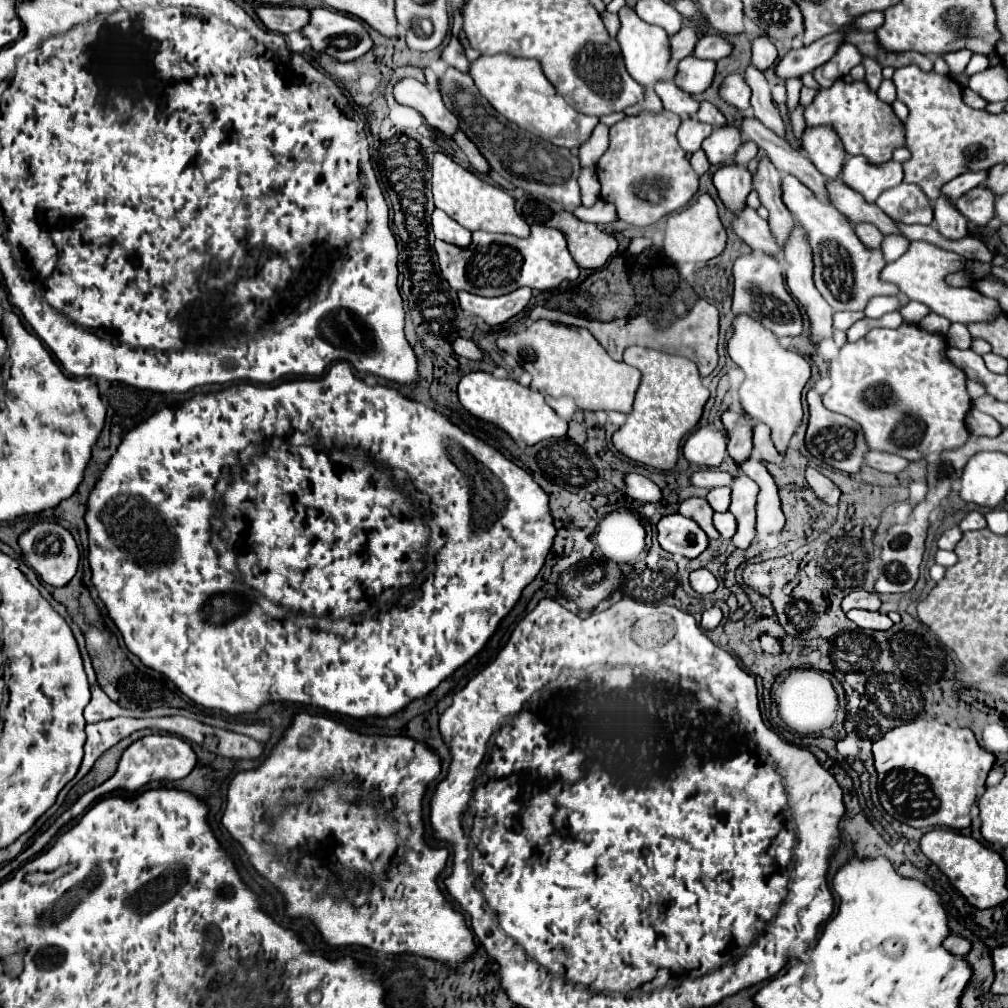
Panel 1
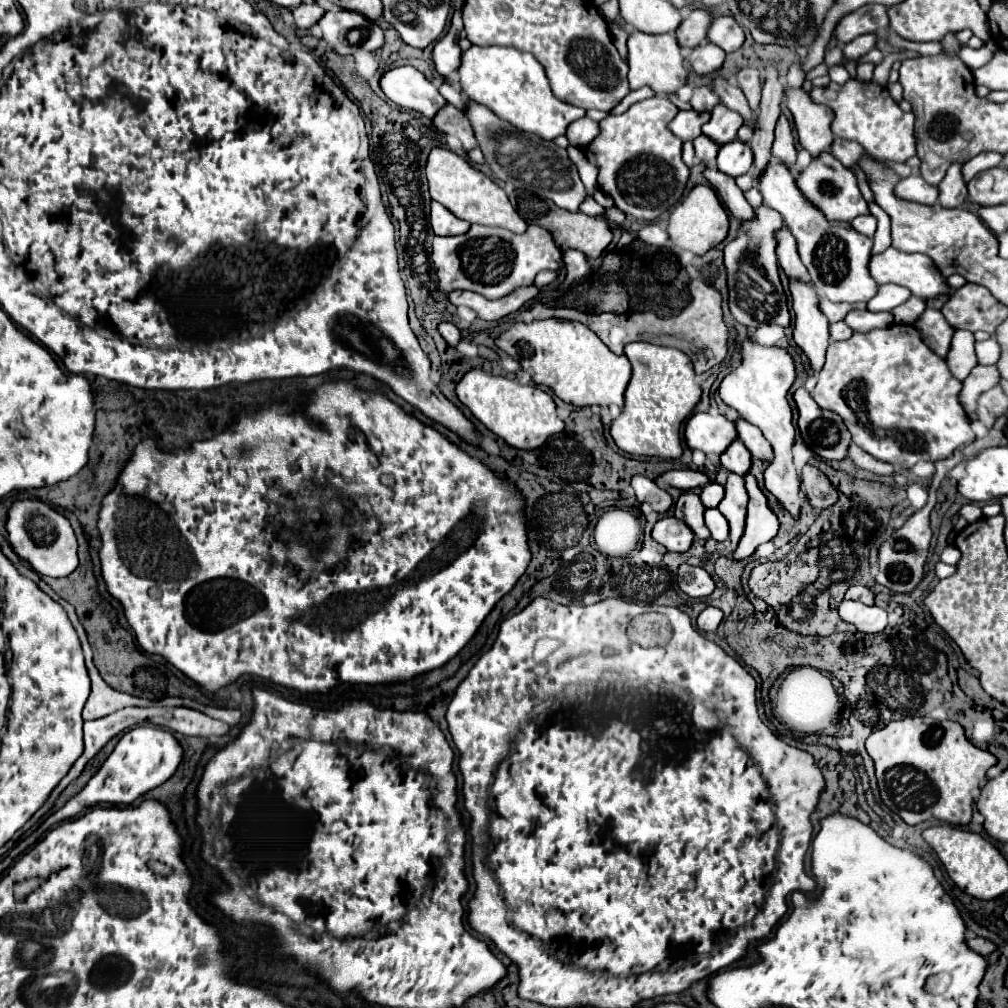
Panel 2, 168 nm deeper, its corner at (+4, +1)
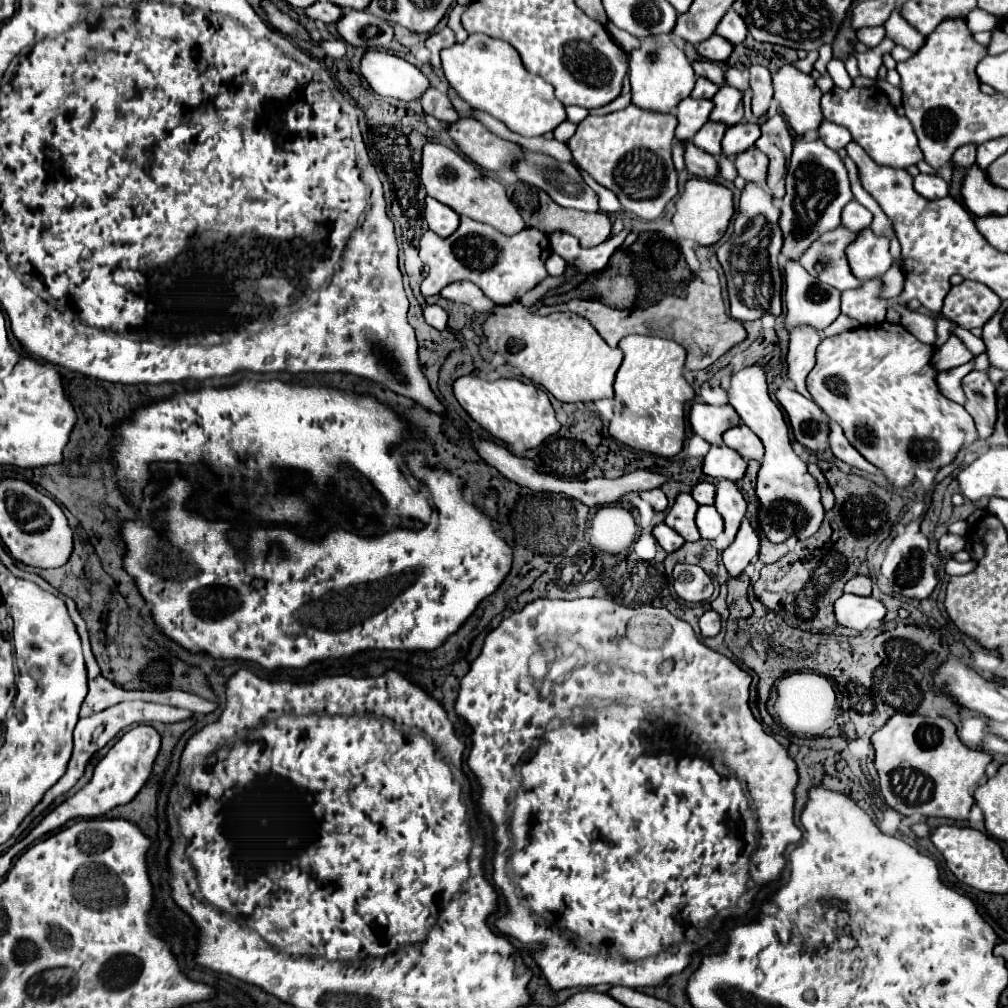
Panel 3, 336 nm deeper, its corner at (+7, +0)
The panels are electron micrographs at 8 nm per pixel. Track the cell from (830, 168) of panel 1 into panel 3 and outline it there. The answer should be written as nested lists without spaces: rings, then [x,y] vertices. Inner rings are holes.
[[[784,65],[772,75],[772,87],[774,99],[796,135],[804,137],[810,131],[818,131],[824,121],[820,107],[822,91],[810,75],[800,73],[792,65]]]

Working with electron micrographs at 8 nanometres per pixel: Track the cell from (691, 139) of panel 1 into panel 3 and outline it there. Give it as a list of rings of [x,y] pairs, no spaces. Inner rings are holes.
[[[682,99],[678,103],[678,127],[676,127],[676,139],[692,139],[700,127],[708,121],[708,115],[712,111],[714,103],[708,99]]]

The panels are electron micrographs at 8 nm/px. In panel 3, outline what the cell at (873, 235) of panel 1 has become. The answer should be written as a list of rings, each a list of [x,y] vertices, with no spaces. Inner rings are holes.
[[[850,201],[844,211],[842,211],[842,225],[848,227],[854,233],[864,231],[864,227],[870,227],[872,223],[872,213],[864,209],[858,201]]]

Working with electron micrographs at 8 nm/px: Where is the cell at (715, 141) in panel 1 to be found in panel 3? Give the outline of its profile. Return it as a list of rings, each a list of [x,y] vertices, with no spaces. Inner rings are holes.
[[[730,85],[720,87],[720,91],[714,95],[714,109],[710,113],[710,121],[724,123],[726,127],[732,127],[742,121],[744,107],[742,107],[742,93]]]

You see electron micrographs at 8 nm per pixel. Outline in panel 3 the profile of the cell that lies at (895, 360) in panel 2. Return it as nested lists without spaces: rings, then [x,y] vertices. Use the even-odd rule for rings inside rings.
[[[884,321],[822,339],[816,351],[816,367],[806,381],[808,393],[818,407],[844,429],[846,439],[862,457],[884,471],[894,487],[908,487],[914,479],[914,467],[940,469],[952,463],[956,453],[964,447],[968,431],[976,431],[970,413],[942,395],[936,383],[938,371],[932,367],[932,355],[932,345],[920,343],[900,323]]]

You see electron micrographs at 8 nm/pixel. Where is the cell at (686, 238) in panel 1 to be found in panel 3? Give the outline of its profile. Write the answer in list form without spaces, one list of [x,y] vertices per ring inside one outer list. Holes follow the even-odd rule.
[[[694,177],[686,183],[684,193],[676,201],[676,213],[672,217],[672,223],[680,239],[692,239],[698,245],[714,245],[724,235],[732,215],[734,215],[732,191],[718,183]]]

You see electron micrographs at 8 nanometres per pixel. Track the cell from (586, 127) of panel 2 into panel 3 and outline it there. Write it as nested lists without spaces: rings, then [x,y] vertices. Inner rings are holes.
[[[564,121],[554,129],[554,137],[562,143],[566,143],[574,133],[576,133],[576,123],[572,123],[572,121]]]

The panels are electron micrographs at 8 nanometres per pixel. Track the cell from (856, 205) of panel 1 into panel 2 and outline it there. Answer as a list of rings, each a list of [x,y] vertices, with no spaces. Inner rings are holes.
[[[821,152],[819,156],[815,156],[811,160],[811,164],[799,172],[799,176],[795,178],[795,184],[801,190],[801,194],[815,208],[819,208],[823,212],[823,216],[827,220],[847,220],[847,222],[851,222],[851,218],[855,218],[859,214],[869,214],[867,202],[857,188],[855,174],[849,168],[845,168],[837,158],[833,158],[831,152]]]

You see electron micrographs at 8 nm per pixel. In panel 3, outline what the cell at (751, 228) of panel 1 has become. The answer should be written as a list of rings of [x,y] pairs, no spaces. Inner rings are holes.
[[[688,141],[686,145],[686,153],[684,153],[684,159],[686,159],[686,169],[692,173],[692,175],[698,175],[702,179],[708,179],[708,181],[714,181],[718,177],[718,159],[714,155],[708,155],[704,153],[702,149],[698,149],[696,145],[692,145]]]

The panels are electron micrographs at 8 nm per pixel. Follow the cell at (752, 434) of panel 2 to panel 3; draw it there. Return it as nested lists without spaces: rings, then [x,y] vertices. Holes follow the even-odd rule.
[[[744,423],[732,427],[724,433],[724,445],[738,451],[746,461],[750,461],[750,459],[762,461],[762,457],[764,457],[764,447],[762,447],[760,439],[752,431],[748,431],[748,427],[744,427]]]

